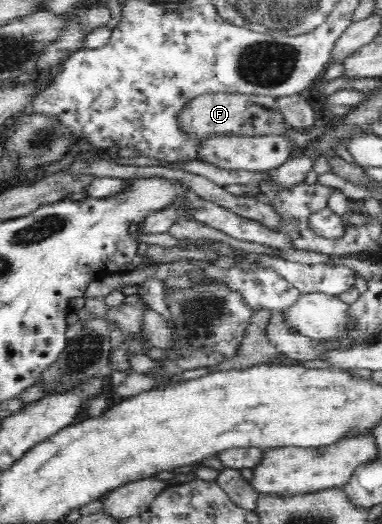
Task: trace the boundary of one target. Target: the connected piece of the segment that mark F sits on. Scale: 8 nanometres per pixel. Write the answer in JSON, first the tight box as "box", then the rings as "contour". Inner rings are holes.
{"box":[179,92,291,147],"contour":[[[234,92],[207,93],[195,97],[179,112],[179,127],[189,139],[195,139],[198,147],[212,137],[284,136],[291,129],[276,98]]]}

